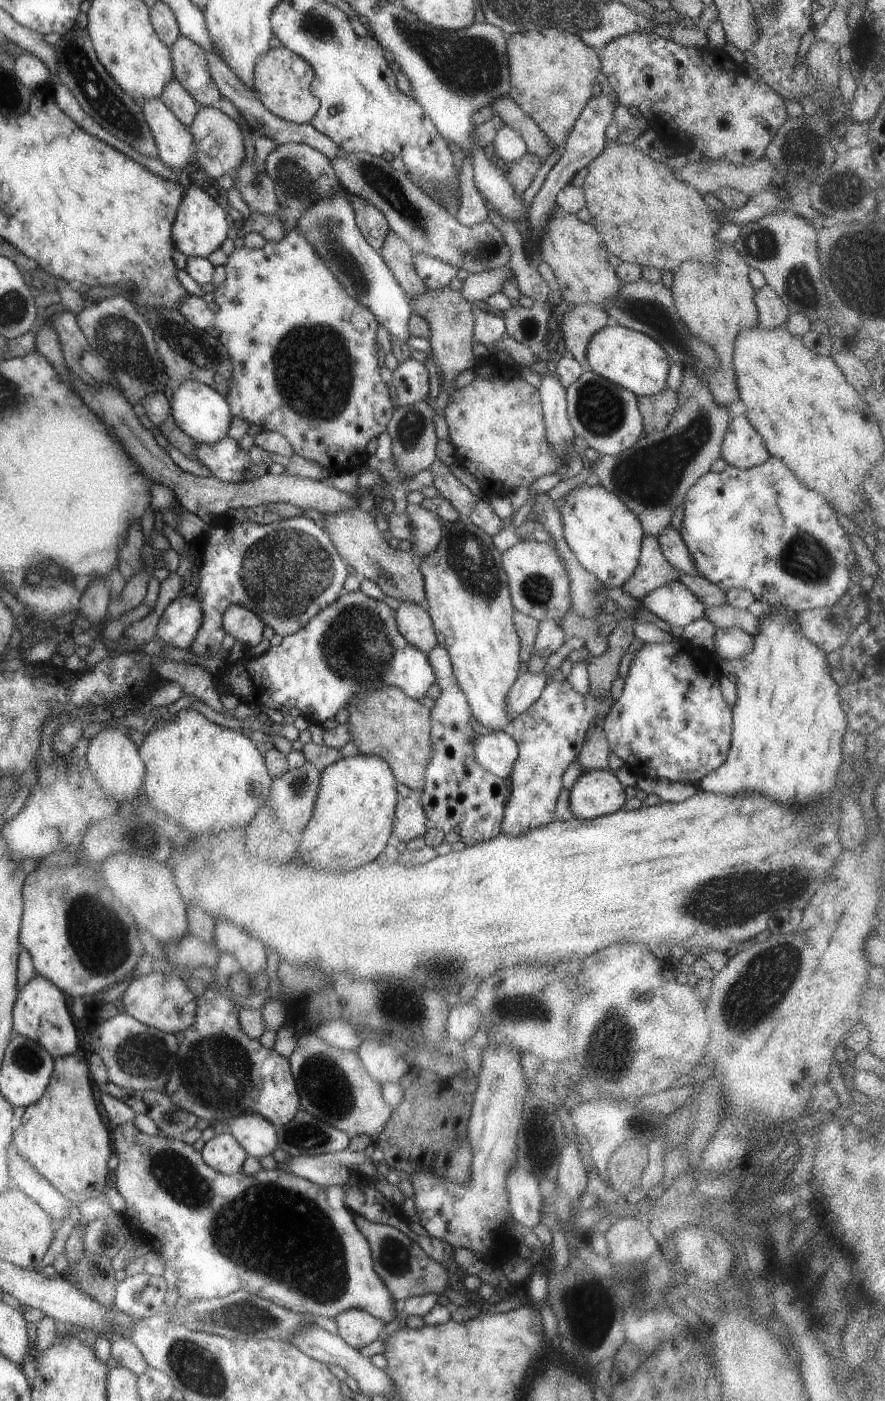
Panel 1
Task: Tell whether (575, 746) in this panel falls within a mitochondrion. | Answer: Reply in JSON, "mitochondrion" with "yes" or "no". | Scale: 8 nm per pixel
{"mitochondrion":"no"}

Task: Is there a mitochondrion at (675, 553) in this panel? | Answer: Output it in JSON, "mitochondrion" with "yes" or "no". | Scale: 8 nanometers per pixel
{"mitochondrion":"no"}

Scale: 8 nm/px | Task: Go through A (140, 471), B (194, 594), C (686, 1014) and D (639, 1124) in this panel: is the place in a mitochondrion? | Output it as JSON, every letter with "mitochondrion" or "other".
{"A":"other","B":"other","C":"other","D":"mitochondrion"}

